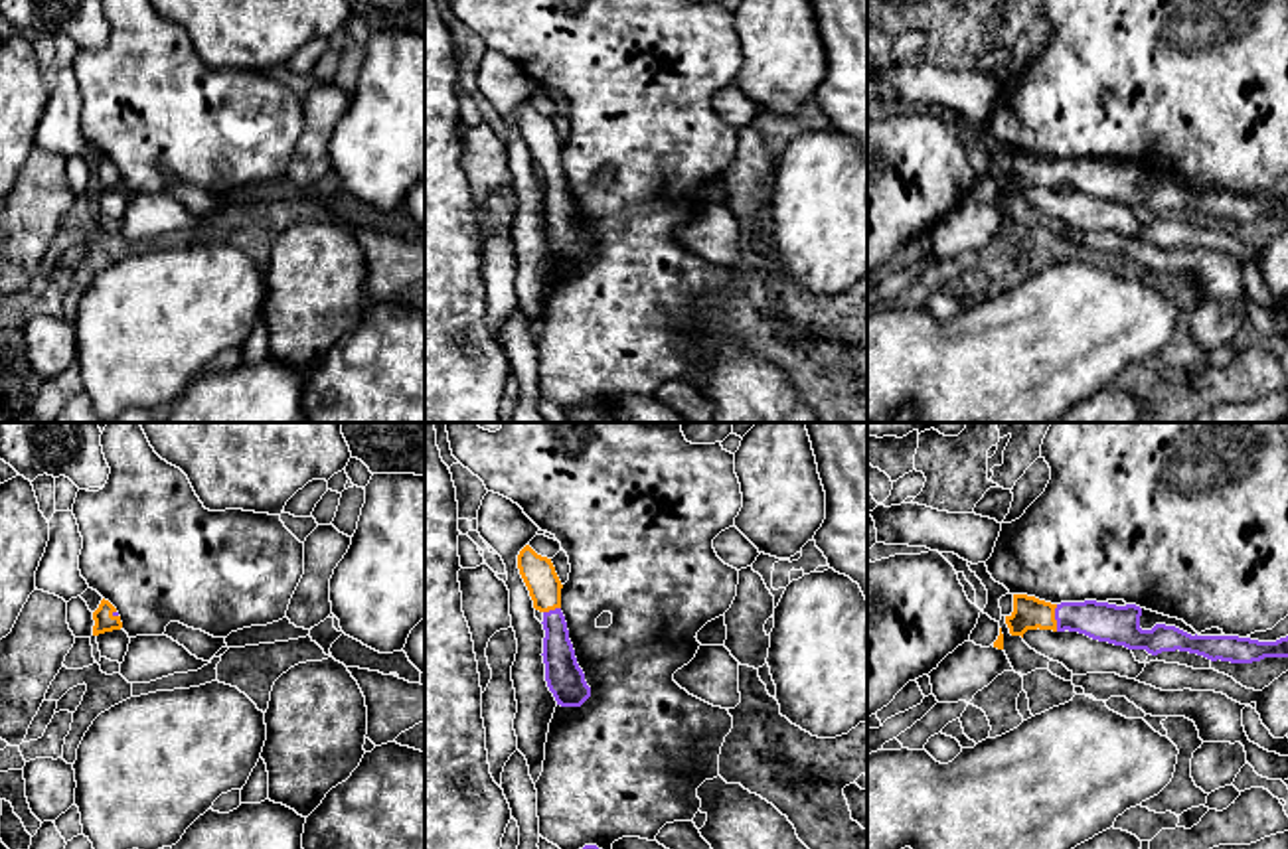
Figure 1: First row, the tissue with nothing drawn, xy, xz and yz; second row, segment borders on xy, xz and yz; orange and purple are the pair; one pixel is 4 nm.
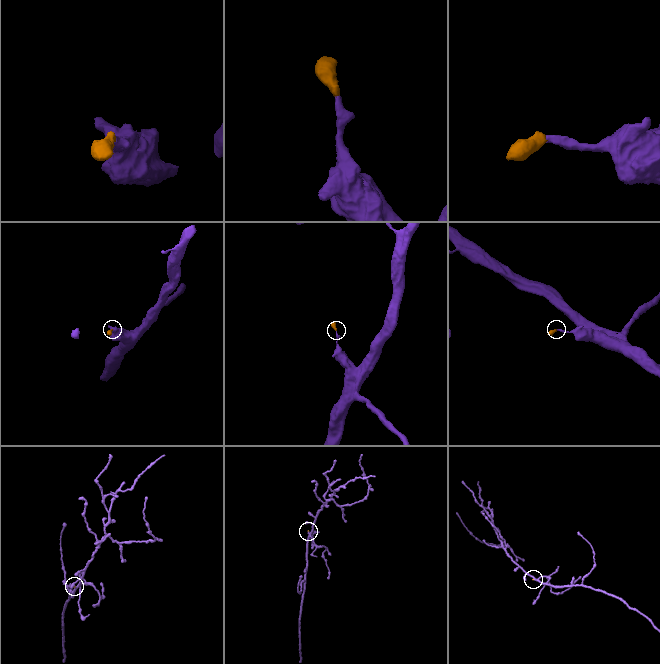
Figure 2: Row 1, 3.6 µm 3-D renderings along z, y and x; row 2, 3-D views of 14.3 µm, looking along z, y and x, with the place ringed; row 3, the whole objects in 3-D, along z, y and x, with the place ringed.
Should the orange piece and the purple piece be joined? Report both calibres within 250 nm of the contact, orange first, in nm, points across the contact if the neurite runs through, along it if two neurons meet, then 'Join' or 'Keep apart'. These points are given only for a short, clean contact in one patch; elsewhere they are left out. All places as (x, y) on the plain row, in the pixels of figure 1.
Thickness 140 nm (orange) against 160 nm. Path across: yz (1030, 170), (1053, 176), (1095, 176), (1107, 180). Join

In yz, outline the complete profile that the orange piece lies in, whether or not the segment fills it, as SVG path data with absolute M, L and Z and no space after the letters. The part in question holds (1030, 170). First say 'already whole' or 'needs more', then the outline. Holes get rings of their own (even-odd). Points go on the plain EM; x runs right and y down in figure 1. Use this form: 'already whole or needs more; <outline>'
needs more; M1013 152L1013 170L1006 174L1011 193L1027 188L1079 190L1098 199L1162 209L1189 209L1211 219L1252 221L1264 215L1288 215L1288 193L1276 199L1258 199L1239 193L1191 193L1175 184L1156 182L1140 186L1142 166L1136 162L1116 164L1108 160L1061 160L1051 162L1027 152Z

